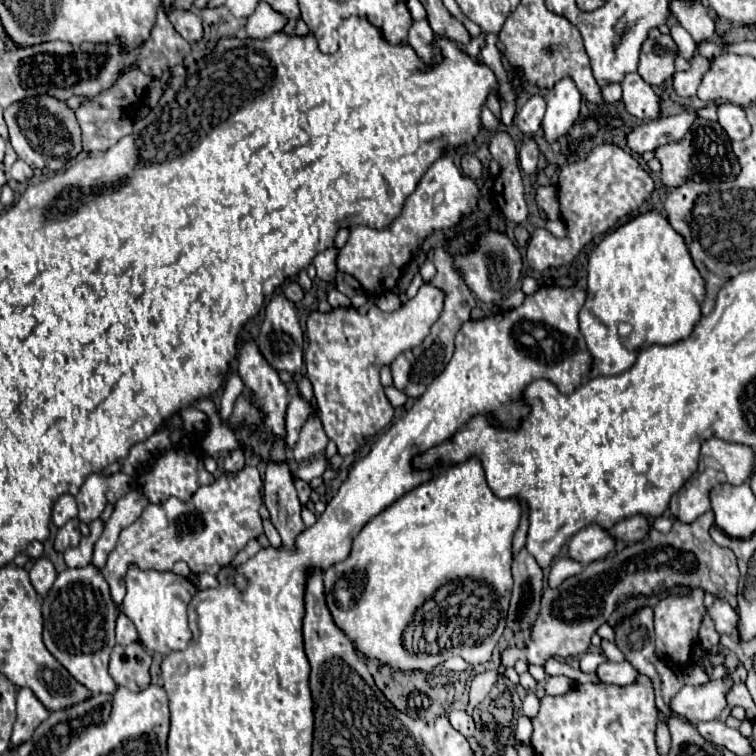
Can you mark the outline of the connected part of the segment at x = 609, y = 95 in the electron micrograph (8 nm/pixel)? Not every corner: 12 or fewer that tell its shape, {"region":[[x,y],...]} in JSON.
{"region":[[619,84],[603,88],[605,104],[617,104],[621,100]]}

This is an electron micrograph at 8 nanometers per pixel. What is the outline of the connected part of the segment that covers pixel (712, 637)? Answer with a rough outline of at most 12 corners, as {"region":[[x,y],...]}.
{"region":[[705,614],[699,626],[703,648],[719,644],[713,620]]}

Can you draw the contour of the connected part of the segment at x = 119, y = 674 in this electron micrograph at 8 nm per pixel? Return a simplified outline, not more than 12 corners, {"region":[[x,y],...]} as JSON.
{"region":[[141,642],[115,646],[109,674],[133,692],[151,684],[151,656]]}

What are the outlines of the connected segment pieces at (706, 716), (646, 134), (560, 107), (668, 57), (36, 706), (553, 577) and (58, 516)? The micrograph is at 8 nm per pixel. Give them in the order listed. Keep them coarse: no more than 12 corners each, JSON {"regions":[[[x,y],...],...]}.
{"regions":[[[737,668],[701,686],[683,686],[671,708],[691,724],[717,720],[725,694],[747,680]],[[695,108],[637,126],[627,144],[637,154],[681,140]],[[565,76],[547,92],[547,142],[569,132],[579,118],[581,94]],[[671,36],[647,38],[637,72],[661,86],[675,72],[677,46]],[[29,688],[17,694],[9,750],[31,740],[49,710]],[[568,557],[556,560],[548,586],[557,588],[579,574],[585,565]],[[63,494],[53,506],[53,524],[63,526],[77,516],[71,494]]]}

